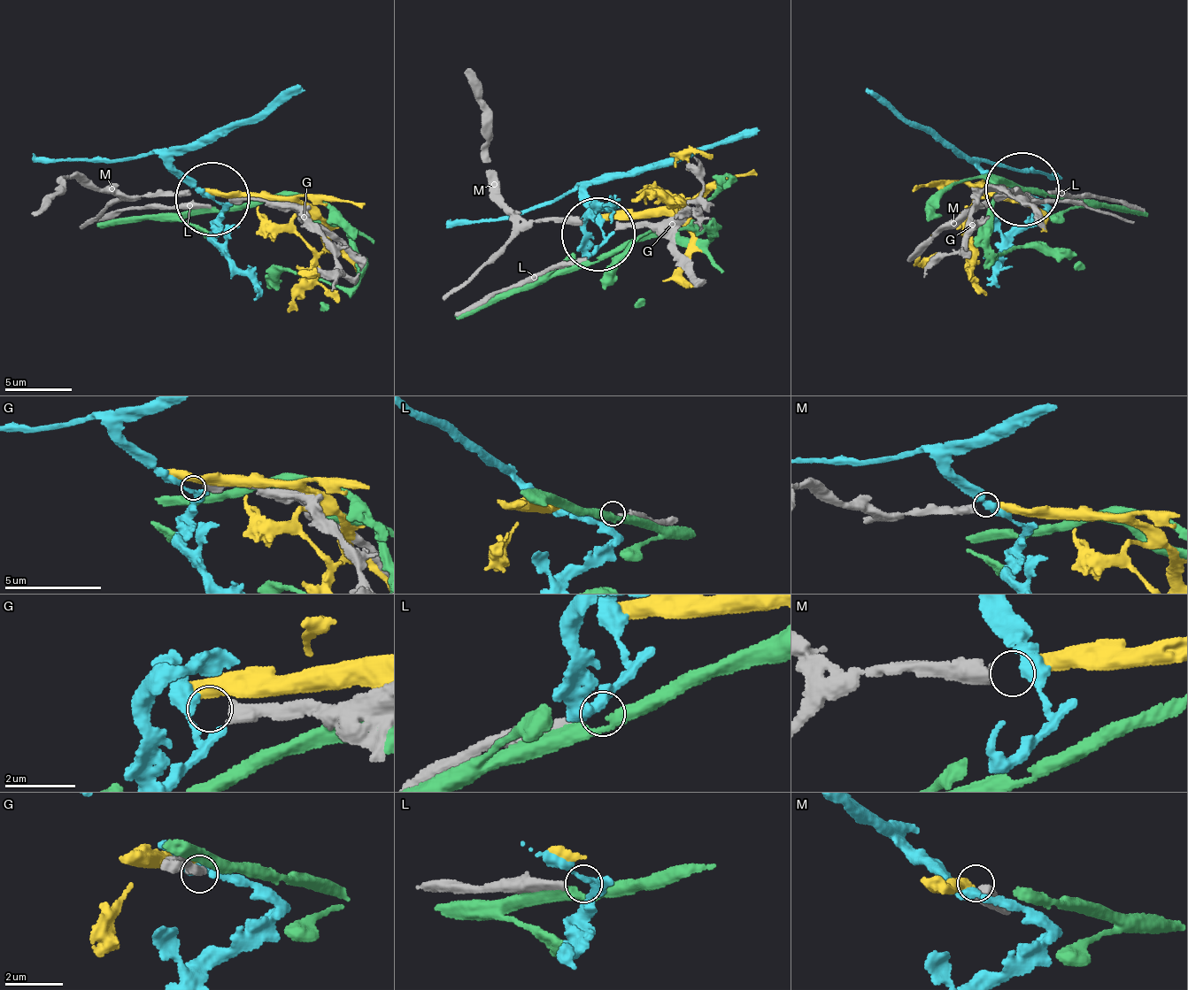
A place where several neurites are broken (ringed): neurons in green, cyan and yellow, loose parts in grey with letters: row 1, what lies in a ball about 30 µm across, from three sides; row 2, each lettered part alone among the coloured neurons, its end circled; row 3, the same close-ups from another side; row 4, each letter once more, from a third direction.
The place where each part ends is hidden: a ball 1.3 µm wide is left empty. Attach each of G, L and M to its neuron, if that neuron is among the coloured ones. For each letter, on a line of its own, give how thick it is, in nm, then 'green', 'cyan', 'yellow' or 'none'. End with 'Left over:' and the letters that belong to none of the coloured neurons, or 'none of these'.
G: calibre 360 nm; cyan
L: calibre 240 nm; none
M: calibre 460 nm; yellow
Left over: L

